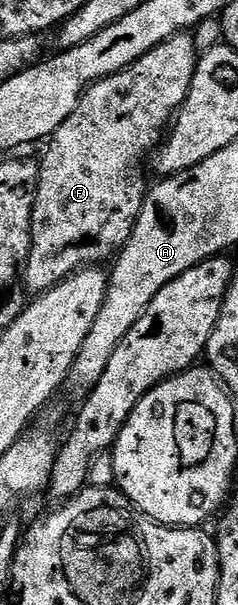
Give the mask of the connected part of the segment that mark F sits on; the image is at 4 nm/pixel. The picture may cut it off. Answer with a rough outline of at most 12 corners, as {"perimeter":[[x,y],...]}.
{"perimeter":[[188,32],[96,81],[39,157],[23,285],[127,243],[191,91]]}

